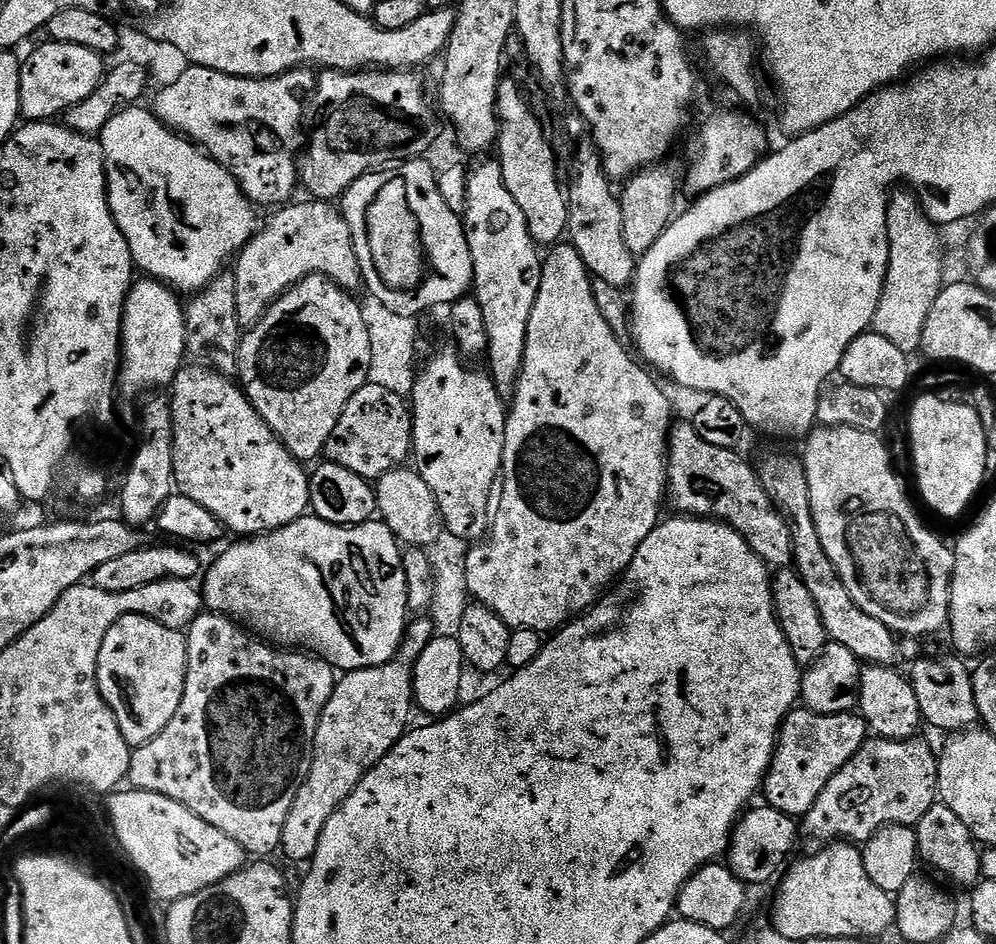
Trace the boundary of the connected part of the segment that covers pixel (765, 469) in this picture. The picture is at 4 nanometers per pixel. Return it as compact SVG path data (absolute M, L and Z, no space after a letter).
M768 456L758 464L758 475L772 505L784 515L792 526L792 545L796 548L794 557L795 571L799 572L806 590L814 594L818 614L822 614L822 626L826 626L829 641L846 646L868 666L892 666L898 660L898 640L893 632L878 618L870 618L850 598L850 590L834 570L826 550L822 550L822 538L818 538L818 526L814 526L814 514L810 510L810 490L804 469L803 459L792 456Z

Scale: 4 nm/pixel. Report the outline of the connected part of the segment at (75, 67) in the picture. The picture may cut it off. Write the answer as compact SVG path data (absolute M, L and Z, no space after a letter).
M57 40L43 42L27 57L23 57L20 65L20 116L28 122L52 122L63 117L78 102L86 102L106 75L105 57L94 50L86 50L86 46L70 46Z

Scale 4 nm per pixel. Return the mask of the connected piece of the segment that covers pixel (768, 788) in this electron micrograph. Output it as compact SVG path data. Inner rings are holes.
M803 706L792 709L791 714L784 719L784 725L780 727L780 736L776 740L776 753L772 755L772 765L768 767L768 773L764 775L762 796L765 796L767 807L774 810L782 810L782 814L793 818L803 818L818 802L818 794L826 790L826 782L858 754L865 740L869 739L870 729L864 717L855 711L843 712L842 714L818 714Z

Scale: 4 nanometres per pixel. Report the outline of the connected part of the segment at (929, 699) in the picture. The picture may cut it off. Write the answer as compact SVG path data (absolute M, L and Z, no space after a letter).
M921 655L920 659L911 665L910 679L914 686L914 694L918 694L918 706L925 725L937 728L943 734L962 732L973 727L980 720L980 711L974 698L971 667L967 668L965 661L959 655L928 656Z

